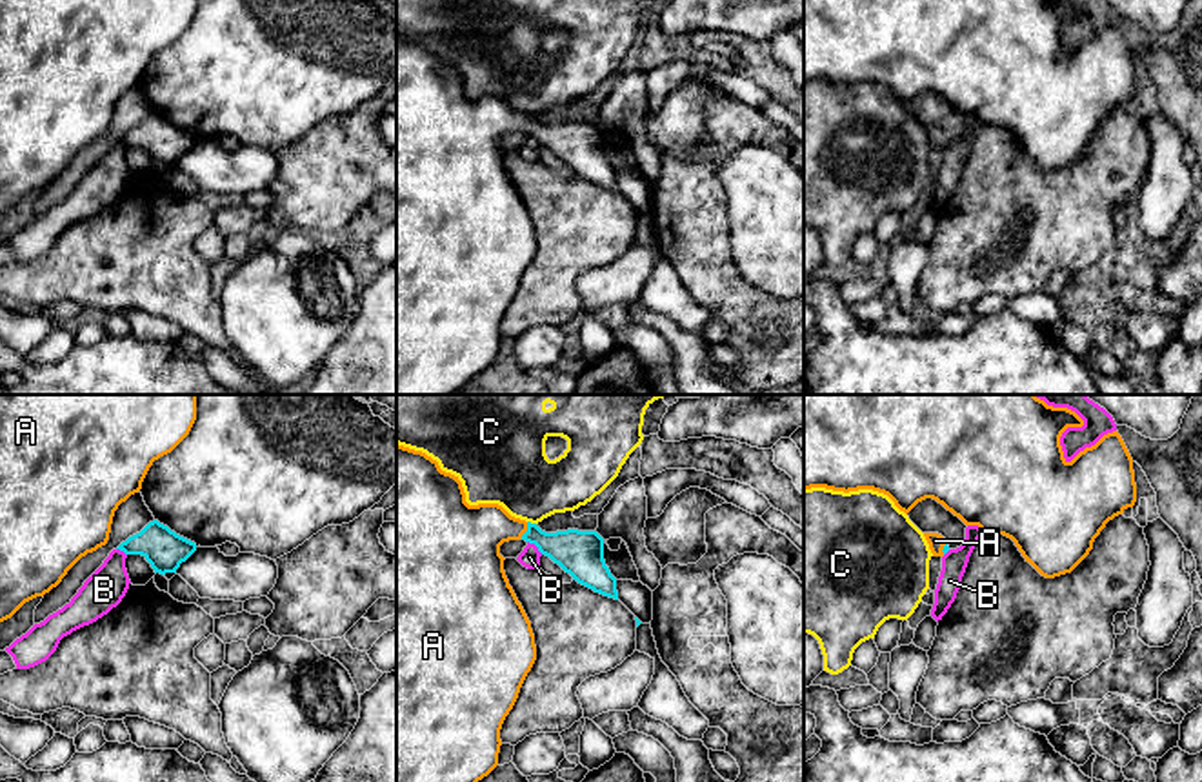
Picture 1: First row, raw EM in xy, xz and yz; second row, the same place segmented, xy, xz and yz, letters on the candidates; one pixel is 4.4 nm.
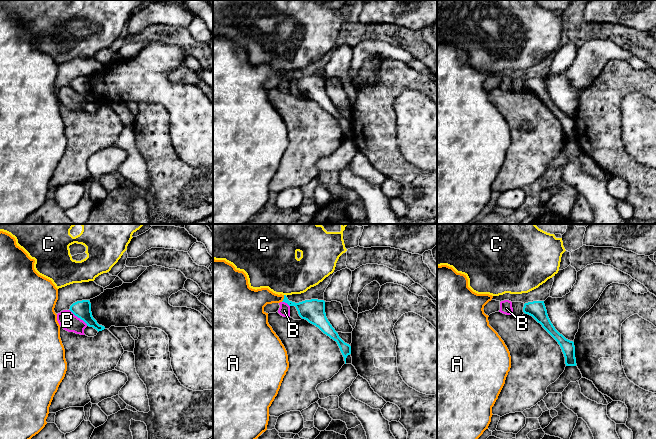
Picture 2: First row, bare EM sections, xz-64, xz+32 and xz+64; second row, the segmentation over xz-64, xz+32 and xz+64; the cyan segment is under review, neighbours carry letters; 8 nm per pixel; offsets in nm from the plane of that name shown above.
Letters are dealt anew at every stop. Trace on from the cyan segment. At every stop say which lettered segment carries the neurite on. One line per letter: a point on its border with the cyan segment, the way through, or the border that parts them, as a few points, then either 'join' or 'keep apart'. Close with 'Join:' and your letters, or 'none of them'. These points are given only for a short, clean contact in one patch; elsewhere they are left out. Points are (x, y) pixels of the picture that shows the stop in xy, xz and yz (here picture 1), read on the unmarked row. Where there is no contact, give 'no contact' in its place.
A: meets cyan in xz at (528, 122); runs through xz (579, 146), (548, 137), (528, 122), (482, 122), (471, 128); join
B: meets cyan in xz at (535, 137); border along xz (528, 133), (542, 146); keep apart
C: meets cyan in xz at (530, 115); border along xz (528, 113), (535, 117); keep apart
Join: A

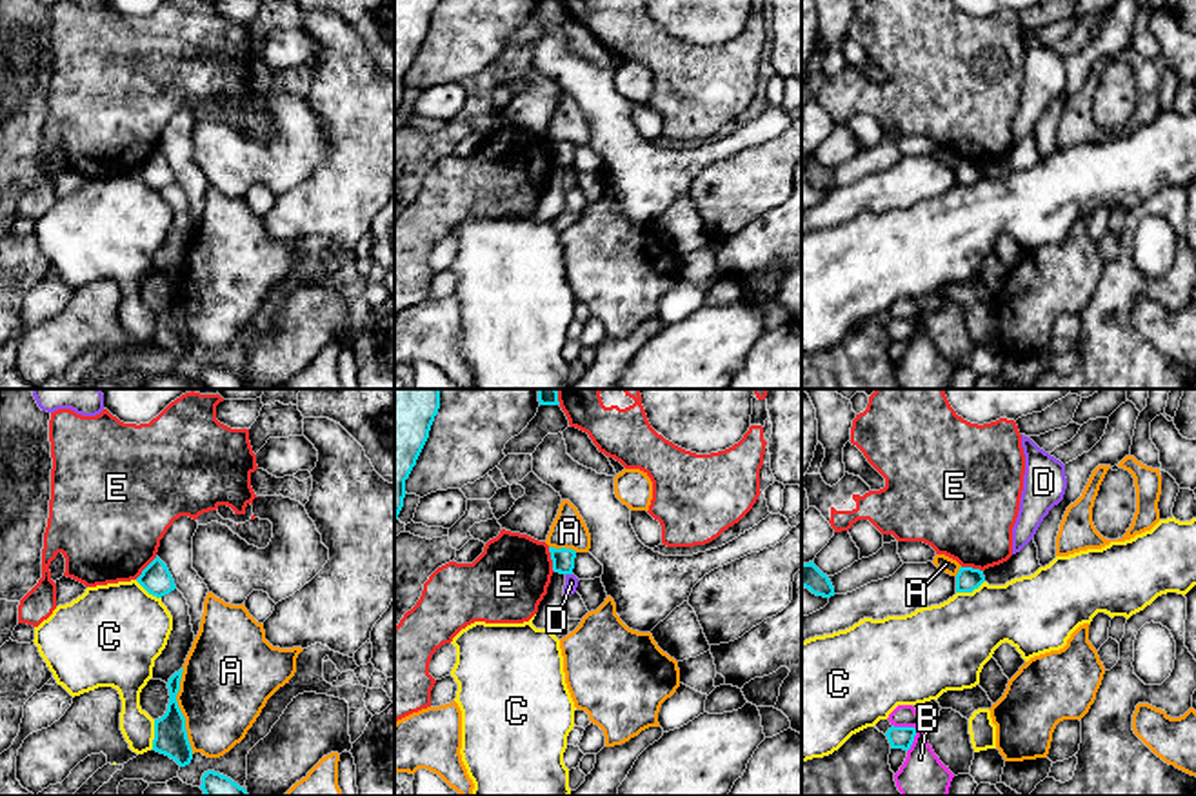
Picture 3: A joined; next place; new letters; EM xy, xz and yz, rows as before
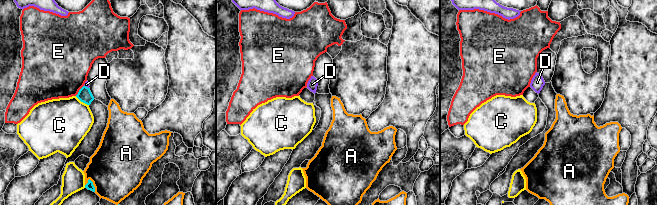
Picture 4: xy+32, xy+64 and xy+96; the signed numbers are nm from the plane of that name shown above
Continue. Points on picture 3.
A: meets cyan in xy at (180, 304); keep apart
B: meets cyan in yz at (915, 322); border along yz (893, 317), (915, 322), (915, 333), (907, 344); keep apart
C: meets cyan in xy at (155, 328); keep apart
D: meets cyan in xz at (569, 166); border along xz (566, 166), (571, 168); keep apart
E: meets cyan in xz at (551, 151); keep apart
Join: none of them

